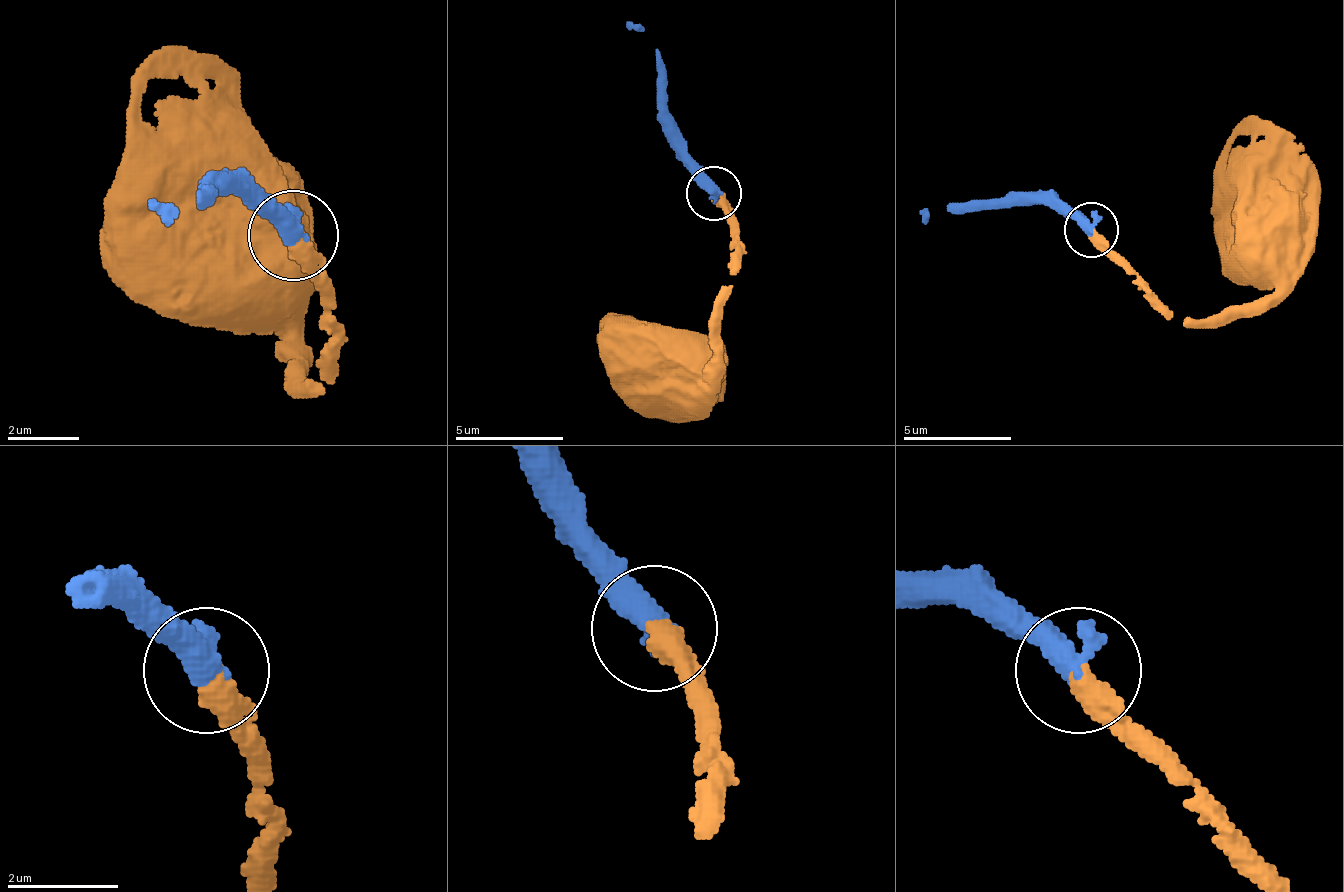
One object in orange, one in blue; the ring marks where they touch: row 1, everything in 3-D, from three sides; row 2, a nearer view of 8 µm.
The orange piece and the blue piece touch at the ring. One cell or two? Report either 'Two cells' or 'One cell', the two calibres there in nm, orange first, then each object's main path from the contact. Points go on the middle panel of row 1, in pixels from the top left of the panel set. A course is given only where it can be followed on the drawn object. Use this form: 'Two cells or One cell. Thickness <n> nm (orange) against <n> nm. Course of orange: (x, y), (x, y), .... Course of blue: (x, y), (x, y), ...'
One cell. Thickness 480 nm (orange) against 550 nm. Course of orange: (715, 192), (737, 268), (726, 306), (720, 344), (682, 387), (661, 377), (666, 377). Course of blue: (715, 192), (688, 153), (666, 110), (666, 66), (644, 28), (628, 23)

